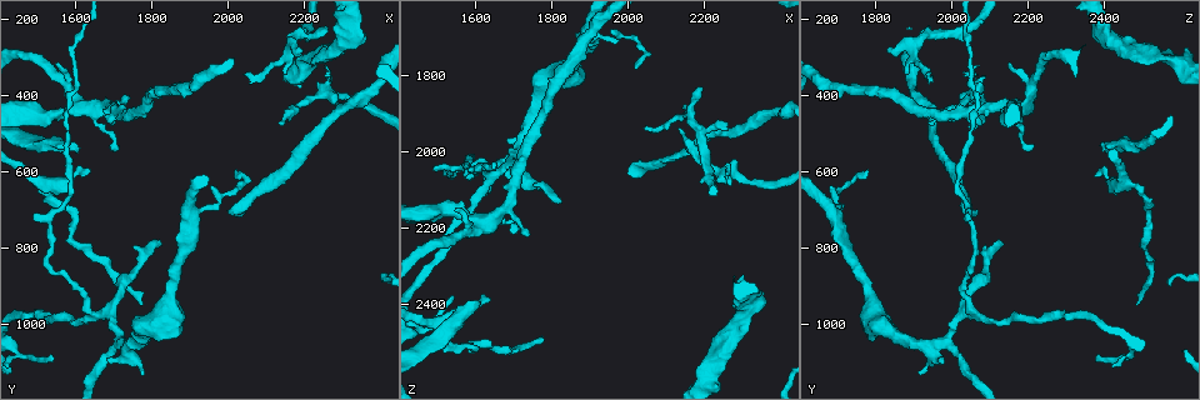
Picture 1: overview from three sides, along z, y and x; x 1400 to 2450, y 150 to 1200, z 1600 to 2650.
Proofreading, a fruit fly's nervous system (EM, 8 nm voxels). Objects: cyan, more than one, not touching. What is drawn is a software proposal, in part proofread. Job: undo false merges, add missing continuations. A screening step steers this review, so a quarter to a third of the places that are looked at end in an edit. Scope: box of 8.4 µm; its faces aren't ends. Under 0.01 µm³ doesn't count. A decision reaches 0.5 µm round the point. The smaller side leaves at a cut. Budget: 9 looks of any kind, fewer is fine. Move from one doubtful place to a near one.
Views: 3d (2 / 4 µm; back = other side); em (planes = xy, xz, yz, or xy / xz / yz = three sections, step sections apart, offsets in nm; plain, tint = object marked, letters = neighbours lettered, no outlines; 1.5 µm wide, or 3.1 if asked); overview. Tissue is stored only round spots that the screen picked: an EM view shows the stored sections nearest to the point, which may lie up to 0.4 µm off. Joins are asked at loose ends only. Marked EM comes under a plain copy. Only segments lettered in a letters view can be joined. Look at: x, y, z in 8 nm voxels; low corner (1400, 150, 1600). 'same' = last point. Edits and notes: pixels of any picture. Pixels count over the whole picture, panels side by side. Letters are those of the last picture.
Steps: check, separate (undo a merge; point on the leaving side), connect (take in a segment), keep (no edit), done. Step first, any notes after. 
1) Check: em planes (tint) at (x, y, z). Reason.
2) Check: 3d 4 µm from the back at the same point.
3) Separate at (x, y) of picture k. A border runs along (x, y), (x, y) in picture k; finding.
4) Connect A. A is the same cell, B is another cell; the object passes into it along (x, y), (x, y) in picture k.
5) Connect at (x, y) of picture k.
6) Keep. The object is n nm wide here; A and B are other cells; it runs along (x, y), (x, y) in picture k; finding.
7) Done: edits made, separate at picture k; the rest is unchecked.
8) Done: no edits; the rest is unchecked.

Check: em yz step 8 (tint) at (1765, 950, 2490). Tapers out.

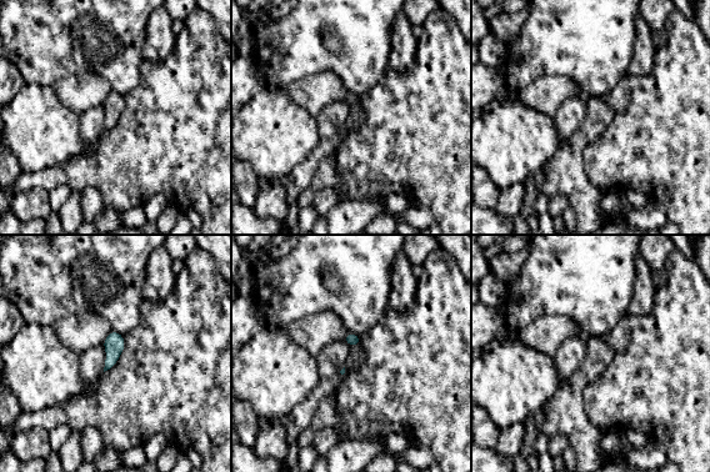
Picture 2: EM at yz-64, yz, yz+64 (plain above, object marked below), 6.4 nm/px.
Check: em planes (letters) at the same point. Another direction.

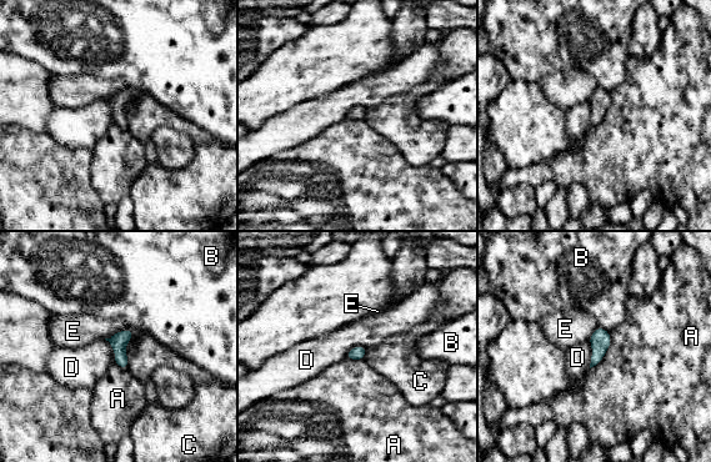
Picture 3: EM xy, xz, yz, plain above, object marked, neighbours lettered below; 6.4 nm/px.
Keep. The longest contact is with A, 260 nm; A, B, C, D and E are other cells; a border runs along (609, 332), (605, 355), (590, 368) in picture 3; none of them fits.

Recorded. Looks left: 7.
Check: em planes (letters) at (1535, 1100, 2385). Free end.

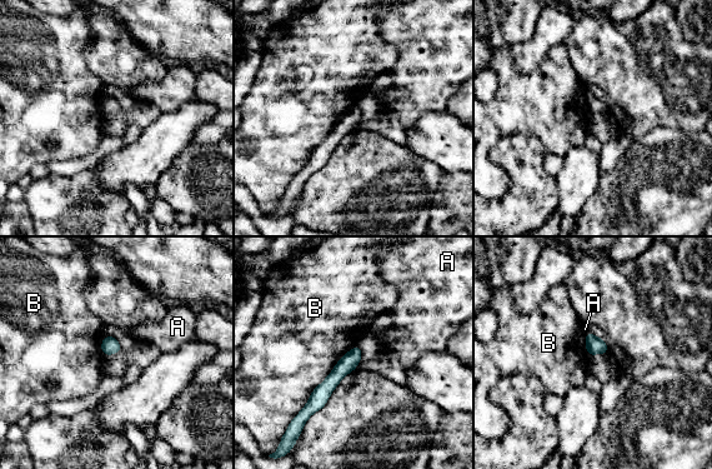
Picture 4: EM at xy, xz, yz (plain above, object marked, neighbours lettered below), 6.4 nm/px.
Keep. A and B are other cells; it runs along (356, 350), (354, 357), (306, 413) in picture 4; no lettered segment goes on from it.

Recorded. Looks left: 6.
Check: em xz step 4 (tint) at (1595, 430, 2185). Abrupt turn.

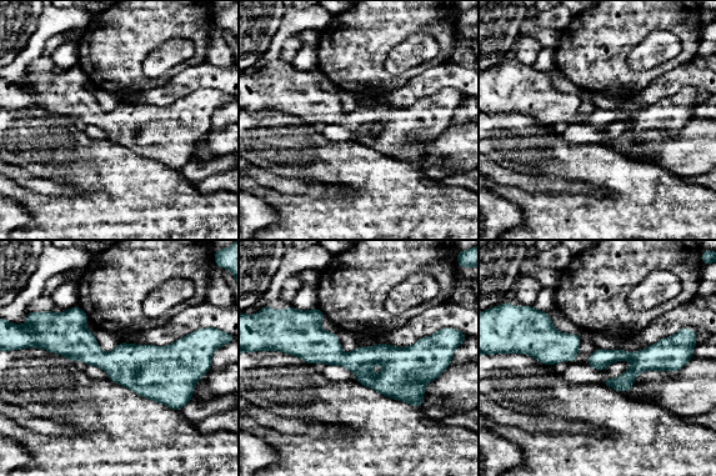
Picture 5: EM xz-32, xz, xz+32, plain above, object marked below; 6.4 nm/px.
Check: em planes (letters) at the same point. Cut it another way.

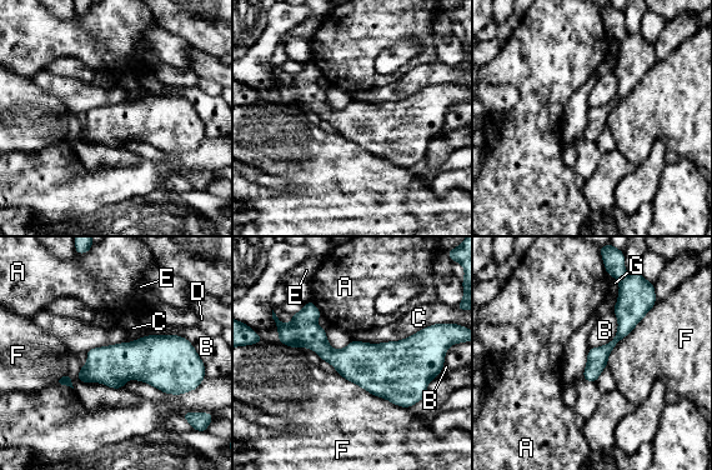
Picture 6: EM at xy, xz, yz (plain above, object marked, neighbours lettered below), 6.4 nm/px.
Keep. The longest contact is with F, 500 nm; A, B, C, D, E, F and G are other cells; a border runs along (337, 373), (371, 394), (407, 408) in picture 6; one neuron here.

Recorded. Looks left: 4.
Check: 3d 4 µm at (2170, 255, 1890). A fork.

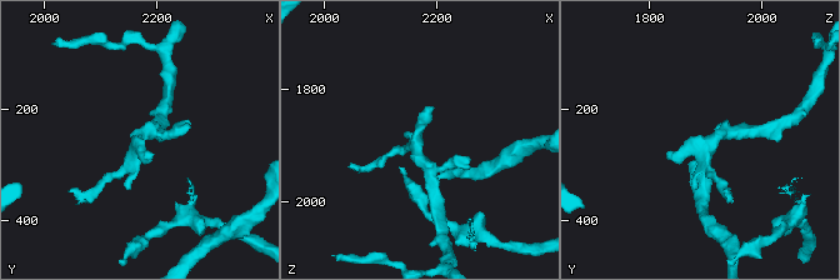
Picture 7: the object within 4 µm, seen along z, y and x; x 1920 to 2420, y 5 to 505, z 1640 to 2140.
Check: em planes (letters) at (2160, 265, 1890). Now the EM.

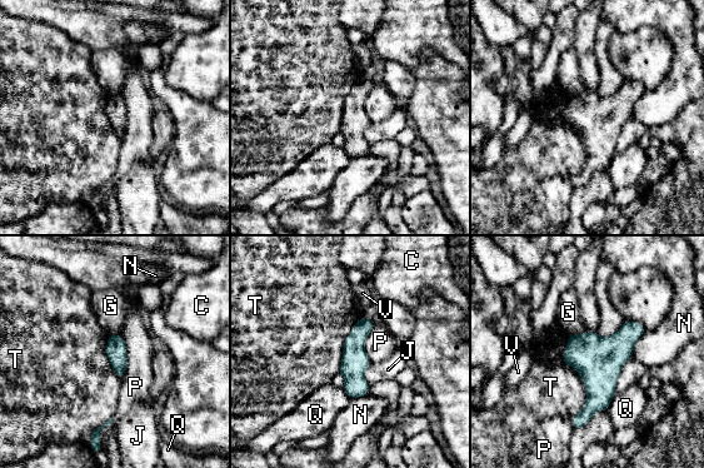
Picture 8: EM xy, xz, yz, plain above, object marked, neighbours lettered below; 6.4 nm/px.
Keep. C, G, J, N, P, Q, T and V are other cells; one neuron here.

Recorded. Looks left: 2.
Done: no edits; the rest is unchecked.

